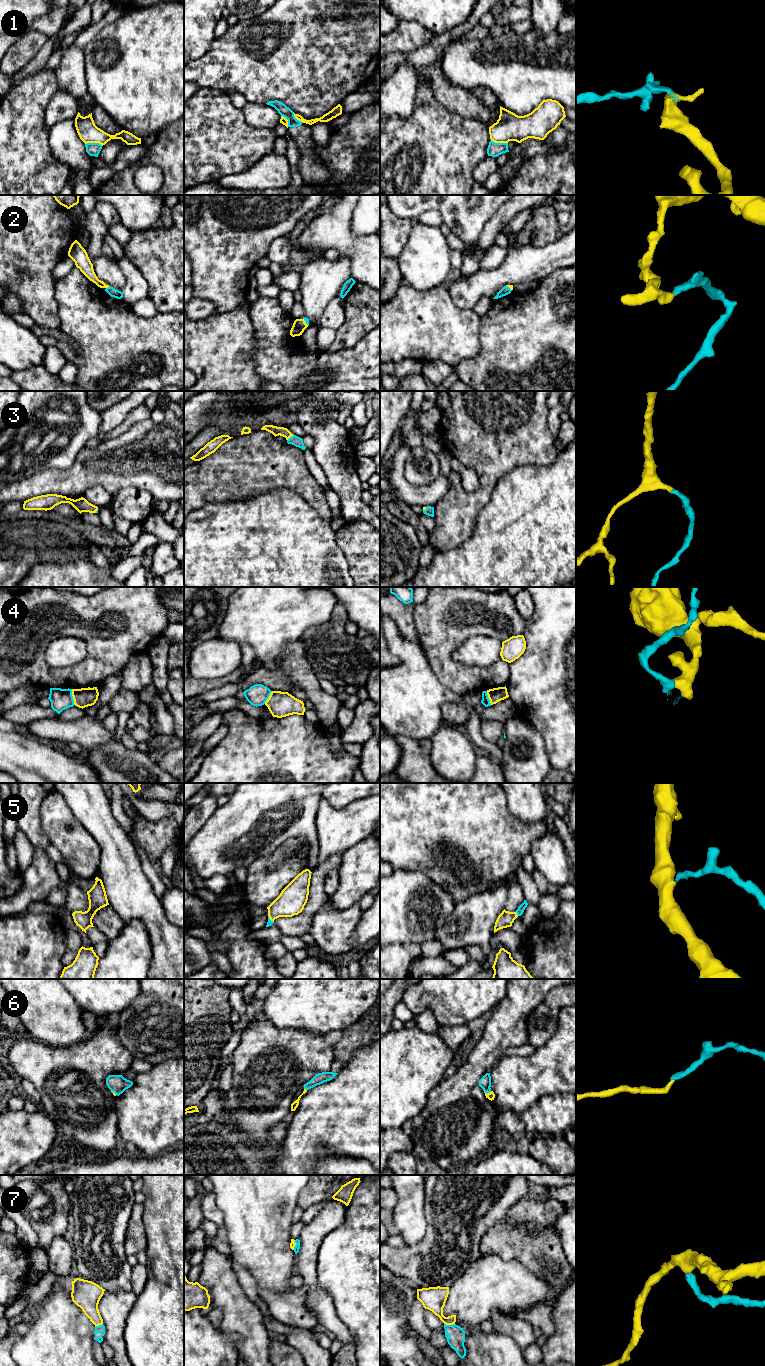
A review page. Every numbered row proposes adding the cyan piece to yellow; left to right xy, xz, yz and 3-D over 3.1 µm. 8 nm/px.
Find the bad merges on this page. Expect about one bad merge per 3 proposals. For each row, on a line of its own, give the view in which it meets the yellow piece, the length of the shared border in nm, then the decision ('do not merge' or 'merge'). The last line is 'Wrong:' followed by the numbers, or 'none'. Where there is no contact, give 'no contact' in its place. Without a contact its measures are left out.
1: xy | 140 nm | do not merge
2: xy | 40 nm | merge
3: xz | 80 nm | merge
4: xy | 130 nm | do not merge
5: yz | 50 nm | merge
6: yz | 60 nm | merge
7: yz | 90 nm | do not merge
Wrong: 1, 4, 7

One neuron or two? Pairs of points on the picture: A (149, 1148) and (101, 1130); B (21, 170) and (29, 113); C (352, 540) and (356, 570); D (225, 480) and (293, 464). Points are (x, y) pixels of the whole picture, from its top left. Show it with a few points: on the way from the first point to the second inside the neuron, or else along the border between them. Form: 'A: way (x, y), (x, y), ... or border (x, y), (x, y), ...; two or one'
A: border (116, 1113), (118, 1140), (120, 1142); two
B: way (20, 156), (20, 127); one
C: way (356, 547), (356, 563); one
D: way (242, 468), (251, 464), (276, 464); one

